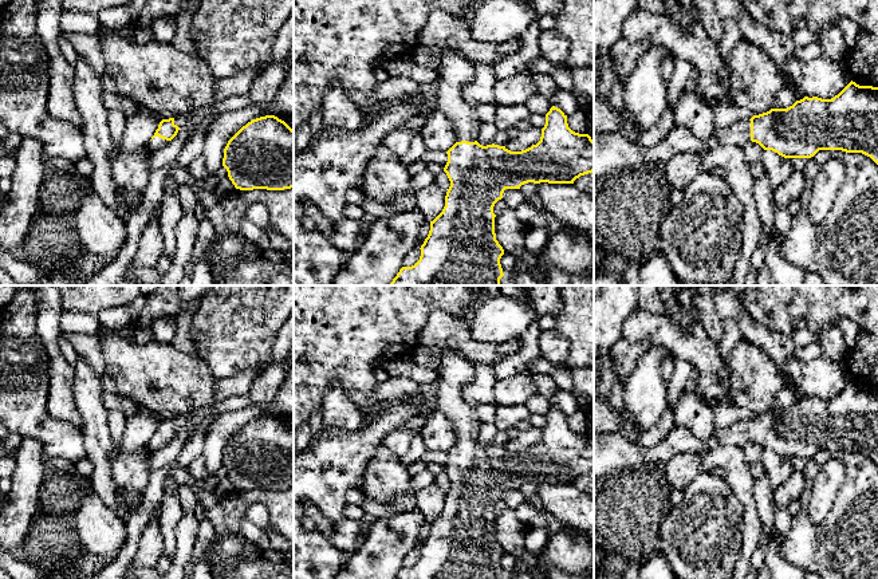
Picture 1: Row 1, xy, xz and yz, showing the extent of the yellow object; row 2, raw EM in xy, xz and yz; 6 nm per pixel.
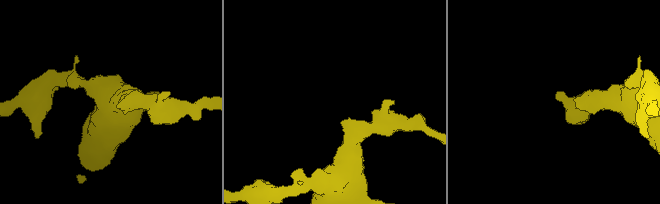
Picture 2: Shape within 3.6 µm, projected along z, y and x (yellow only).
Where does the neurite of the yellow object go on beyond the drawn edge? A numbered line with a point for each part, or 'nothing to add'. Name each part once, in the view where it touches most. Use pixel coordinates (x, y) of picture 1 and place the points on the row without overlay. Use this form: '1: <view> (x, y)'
1: xz (457, 371)

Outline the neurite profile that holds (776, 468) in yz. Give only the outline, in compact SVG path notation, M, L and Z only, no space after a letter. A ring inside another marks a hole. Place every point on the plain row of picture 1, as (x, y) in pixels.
M763 450L760 461L773 491L783 485L794 473L786 458L772 450Z

